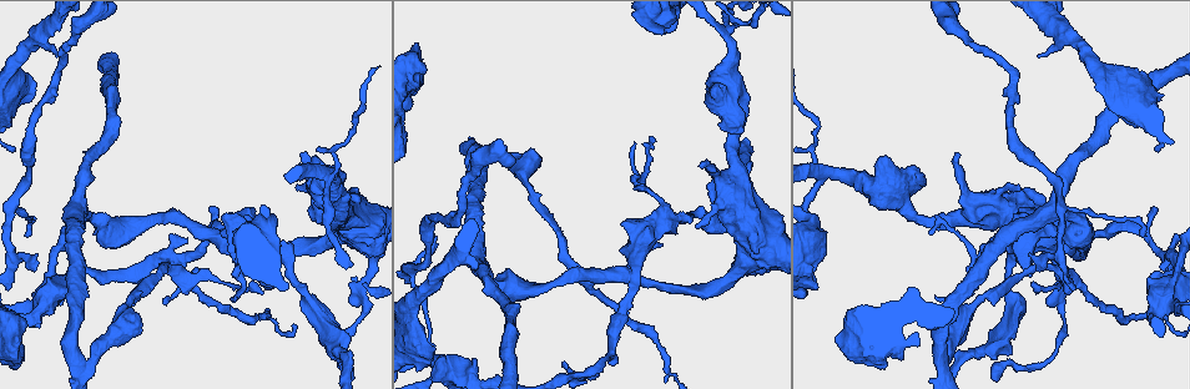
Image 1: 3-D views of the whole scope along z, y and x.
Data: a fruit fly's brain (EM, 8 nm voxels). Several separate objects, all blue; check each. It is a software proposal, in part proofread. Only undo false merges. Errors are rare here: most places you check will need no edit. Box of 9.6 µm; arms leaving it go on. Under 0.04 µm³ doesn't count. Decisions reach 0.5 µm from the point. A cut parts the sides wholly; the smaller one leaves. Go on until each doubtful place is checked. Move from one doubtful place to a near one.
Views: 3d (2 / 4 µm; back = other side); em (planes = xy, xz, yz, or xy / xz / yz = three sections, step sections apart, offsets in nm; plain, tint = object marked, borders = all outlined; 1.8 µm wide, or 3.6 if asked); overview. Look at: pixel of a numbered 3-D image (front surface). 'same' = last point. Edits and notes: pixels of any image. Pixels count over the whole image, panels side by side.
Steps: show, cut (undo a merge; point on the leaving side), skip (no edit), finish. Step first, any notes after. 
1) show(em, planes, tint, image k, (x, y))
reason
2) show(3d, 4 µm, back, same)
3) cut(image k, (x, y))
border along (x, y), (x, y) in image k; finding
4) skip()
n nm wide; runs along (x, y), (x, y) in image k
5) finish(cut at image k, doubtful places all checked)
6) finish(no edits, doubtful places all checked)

show(em, yz, step 8, tint, image 1, (726, 34))
four arms meet

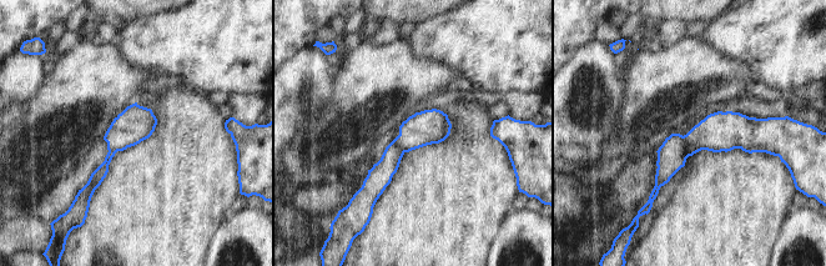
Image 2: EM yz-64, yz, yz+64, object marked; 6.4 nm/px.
cut(image 2, (671, 155))
220 nm wide; border along (683, 136), (688, 156) in image 2; a second neuron is stuck on

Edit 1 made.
show(overview)
redraw

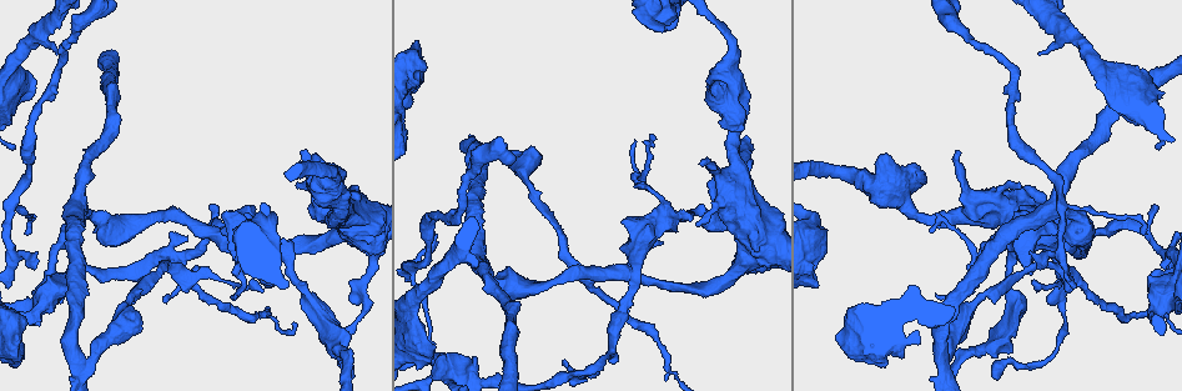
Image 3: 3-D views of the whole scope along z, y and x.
show(3d, 4 µm, image 3, (940, 357))

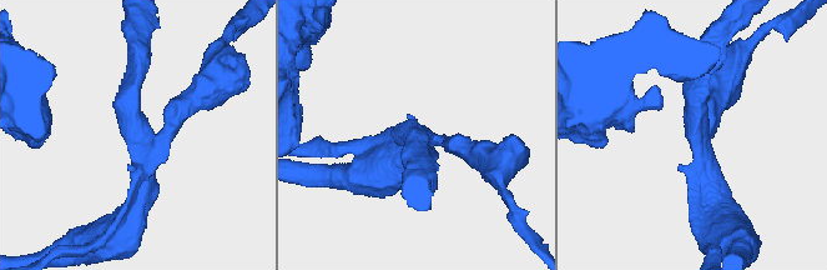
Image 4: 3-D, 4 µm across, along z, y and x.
show(em, xy, step 8, tint, image 4, (698, 131))
3 arms; arms of 280, 300, 320 nm; shape alone is not enough

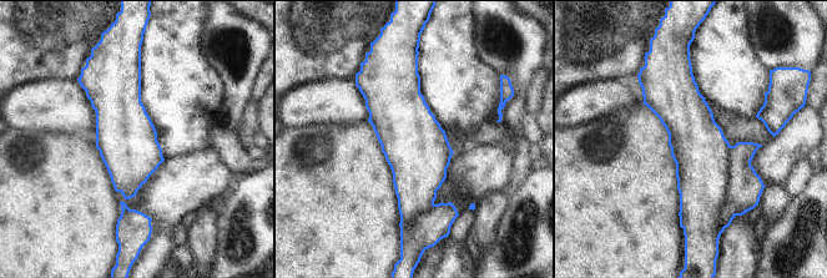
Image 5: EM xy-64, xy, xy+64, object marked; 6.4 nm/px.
show(em, planes, borders, same)
cut it another way

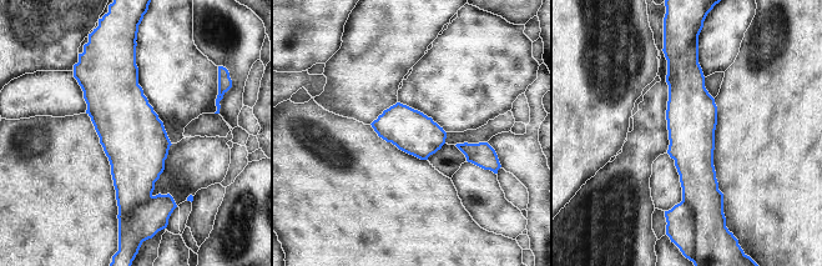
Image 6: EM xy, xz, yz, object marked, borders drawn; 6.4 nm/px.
cut(image 6, (142, 221))
border along (151, 195), (117, 216) in image 6; two neurons meet here

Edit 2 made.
show(em, xy, step 16, tint, image 3, (628, 272))
sharp bend

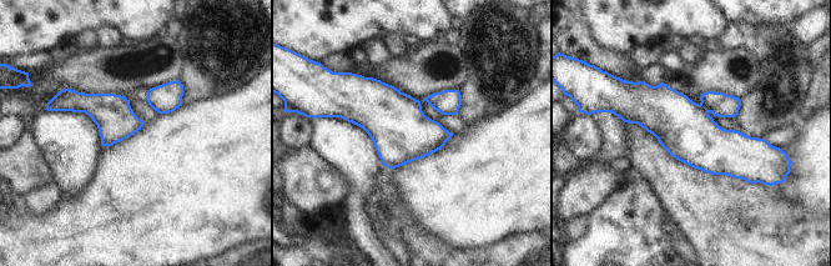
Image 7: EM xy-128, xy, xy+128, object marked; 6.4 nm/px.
skip()
all the same neuron

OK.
finish(cut at image 2, cut at image 6, doubtful places all checked)

